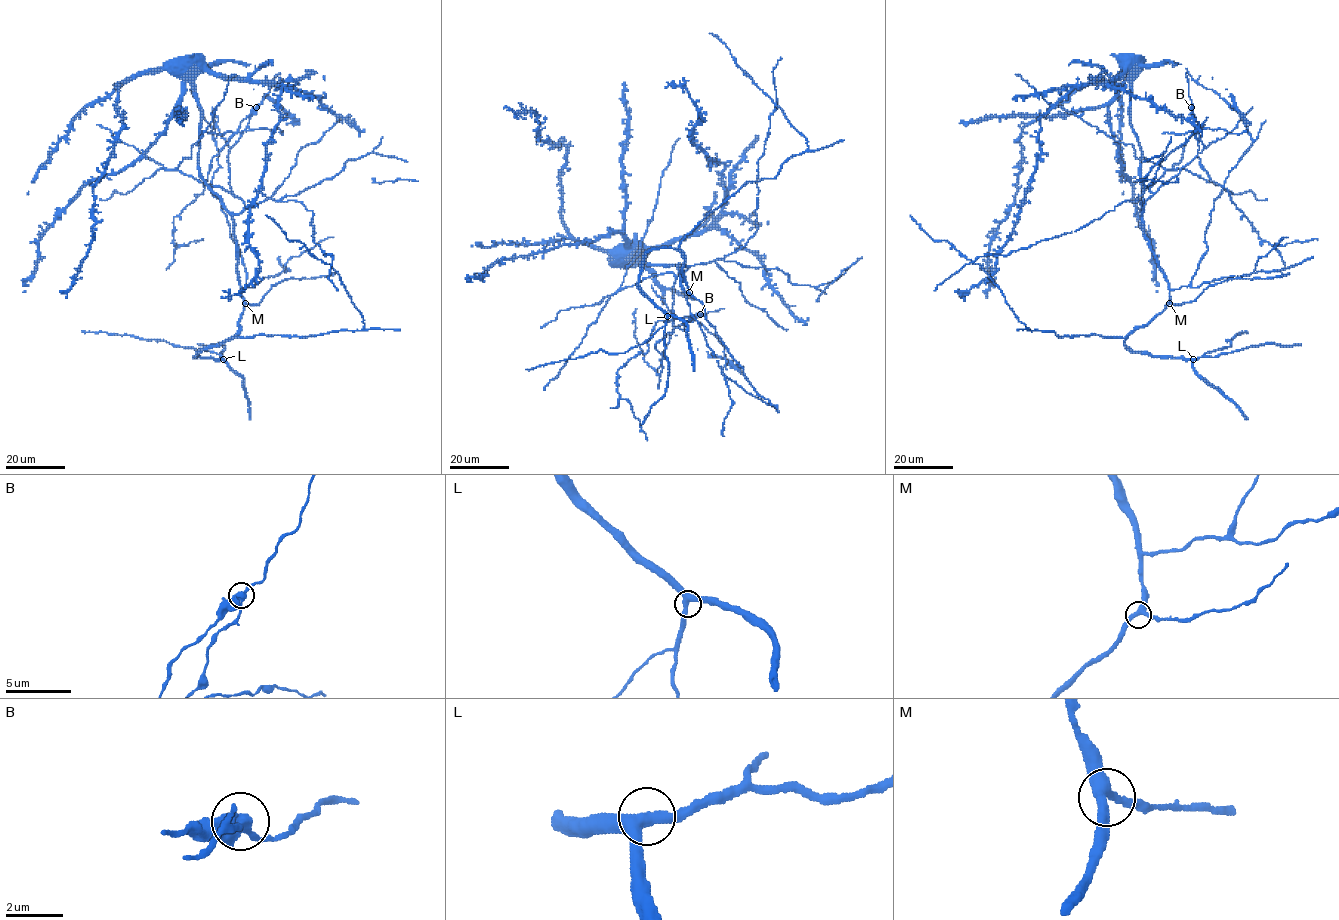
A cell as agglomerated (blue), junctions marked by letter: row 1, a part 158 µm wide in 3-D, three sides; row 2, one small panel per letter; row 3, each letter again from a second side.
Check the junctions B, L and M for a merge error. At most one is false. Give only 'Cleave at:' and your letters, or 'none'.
Cleave at: B

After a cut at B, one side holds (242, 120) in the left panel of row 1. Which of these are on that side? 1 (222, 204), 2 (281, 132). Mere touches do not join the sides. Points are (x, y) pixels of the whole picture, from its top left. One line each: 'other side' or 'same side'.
1: other side
2: same side

